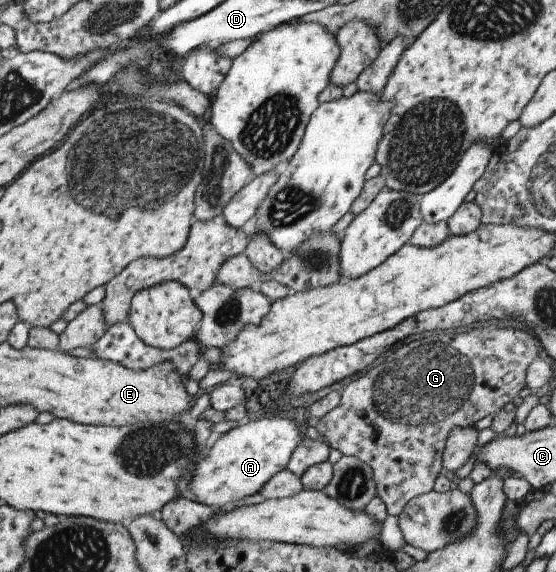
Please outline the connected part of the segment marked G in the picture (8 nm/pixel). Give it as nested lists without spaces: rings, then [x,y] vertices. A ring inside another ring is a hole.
[[[491,325],[490,328],[467,328],[467,330],[459,332],[459,334],[456,330],[431,331],[431,334],[423,336],[419,340],[396,346],[383,362],[373,366],[366,374],[363,374],[357,380],[353,380],[344,389],[341,389],[339,404],[319,419],[316,429],[331,449],[336,448],[343,455],[357,457],[372,468],[376,494],[385,503],[388,514],[399,516],[399,513],[402,512],[412,498],[433,491],[435,479],[441,474],[440,472],[442,472],[441,469],[443,468],[441,455],[453,428],[475,426],[475,422],[479,422],[488,414],[495,414],[495,412],[501,411],[505,404],[513,402],[513,398],[517,395],[519,396],[521,389],[526,386],[526,370],[529,364],[533,362],[533,359],[538,356],[537,347],[539,346],[540,342],[536,336],[531,336],[529,332],[519,328],[497,328],[497,326]]]

